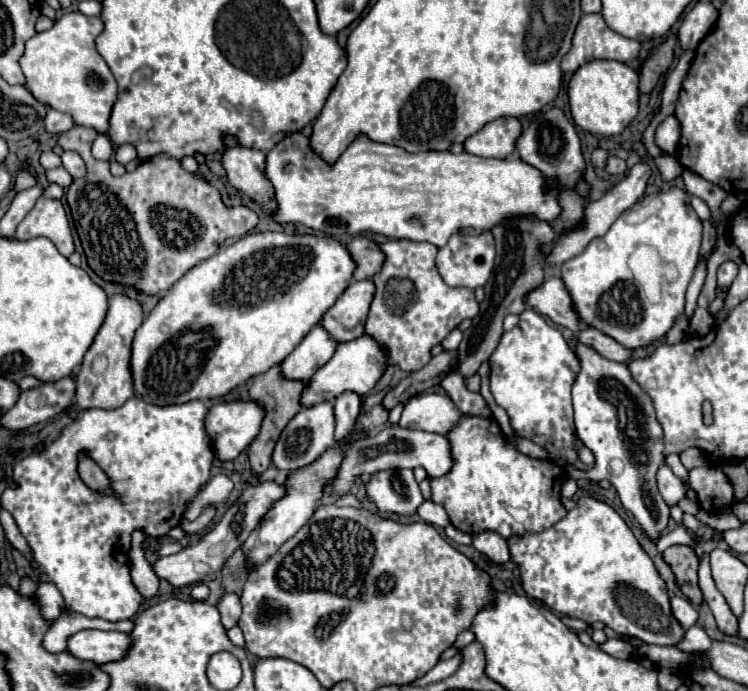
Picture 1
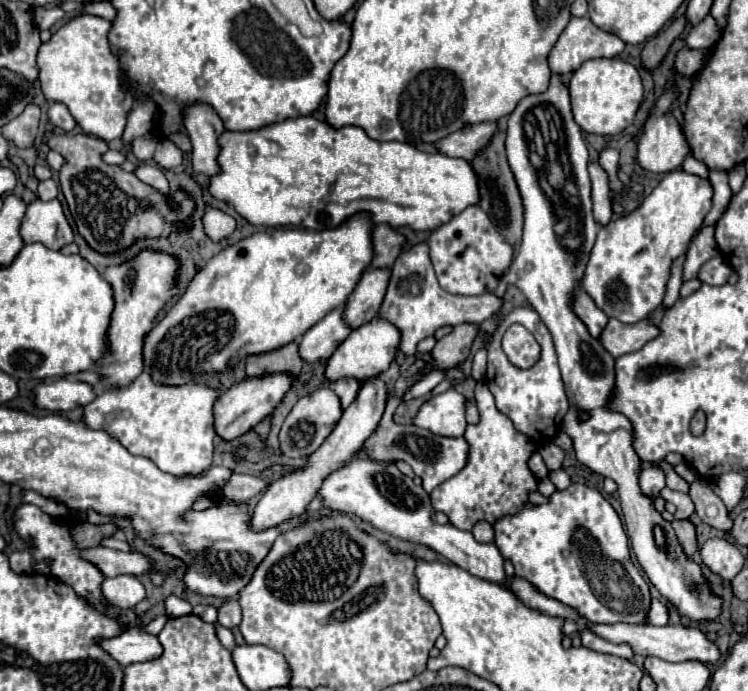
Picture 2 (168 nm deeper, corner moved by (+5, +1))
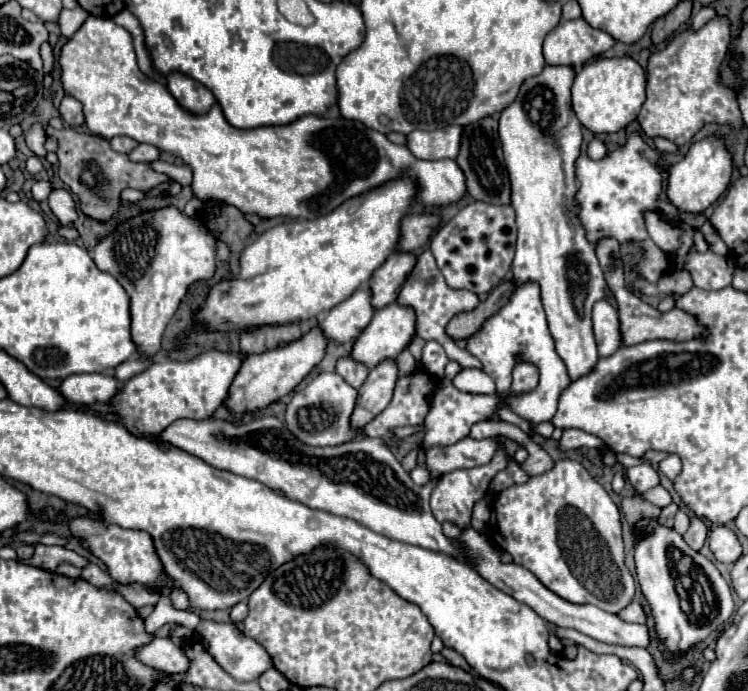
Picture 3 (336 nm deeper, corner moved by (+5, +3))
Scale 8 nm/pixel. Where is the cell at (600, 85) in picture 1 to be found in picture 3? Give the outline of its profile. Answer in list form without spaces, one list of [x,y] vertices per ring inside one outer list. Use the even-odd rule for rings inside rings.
[[[598,58],[576,74],[572,86],[572,108],[578,120],[592,132],[618,132],[626,128],[632,120],[636,120],[642,104],[646,100],[646,74],[642,66],[630,58]]]

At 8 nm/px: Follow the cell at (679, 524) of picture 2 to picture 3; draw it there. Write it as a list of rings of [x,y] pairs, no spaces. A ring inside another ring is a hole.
[[[690,518],[690,528],[684,532],[684,542],[692,548],[692,550],[700,550],[704,546],[704,540],[706,540],[706,534],[708,534],[708,528],[704,524],[704,520],[700,518]]]

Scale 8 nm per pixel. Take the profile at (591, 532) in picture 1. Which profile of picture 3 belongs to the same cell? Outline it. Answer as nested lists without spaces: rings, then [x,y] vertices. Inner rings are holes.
[[[556,460],[552,470],[530,476],[528,482],[502,490],[496,496],[490,518],[492,522],[488,524],[488,532],[492,532],[492,542],[496,542],[500,550],[508,550],[516,564],[530,570],[548,590],[560,598],[574,604],[594,604],[612,614],[630,604],[634,596],[634,578],[624,564],[618,506],[580,462]]]

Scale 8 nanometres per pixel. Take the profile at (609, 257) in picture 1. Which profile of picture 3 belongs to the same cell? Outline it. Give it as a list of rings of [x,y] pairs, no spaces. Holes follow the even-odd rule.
[[[708,136],[700,142],[694,142],[688,150],[688,154],[670,168],[668,178],[668,198],[674,206],[686,212],[704,212],[708,206],[712,206],[722,192],[728,188],[732,176],[732,154],[726,146],[726,142],[718,136]]]

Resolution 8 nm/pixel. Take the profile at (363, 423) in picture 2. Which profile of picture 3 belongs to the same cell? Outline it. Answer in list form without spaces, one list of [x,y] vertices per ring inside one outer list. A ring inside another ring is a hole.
[[[394,360],[380,362],[370,370],[366,382],[360,386],[358,402],[350,420],[354,428],[362,428],[366,422],[370,422],[388,406],[388,402],[392,400],[396,380],[398,380],[398,366]]]

